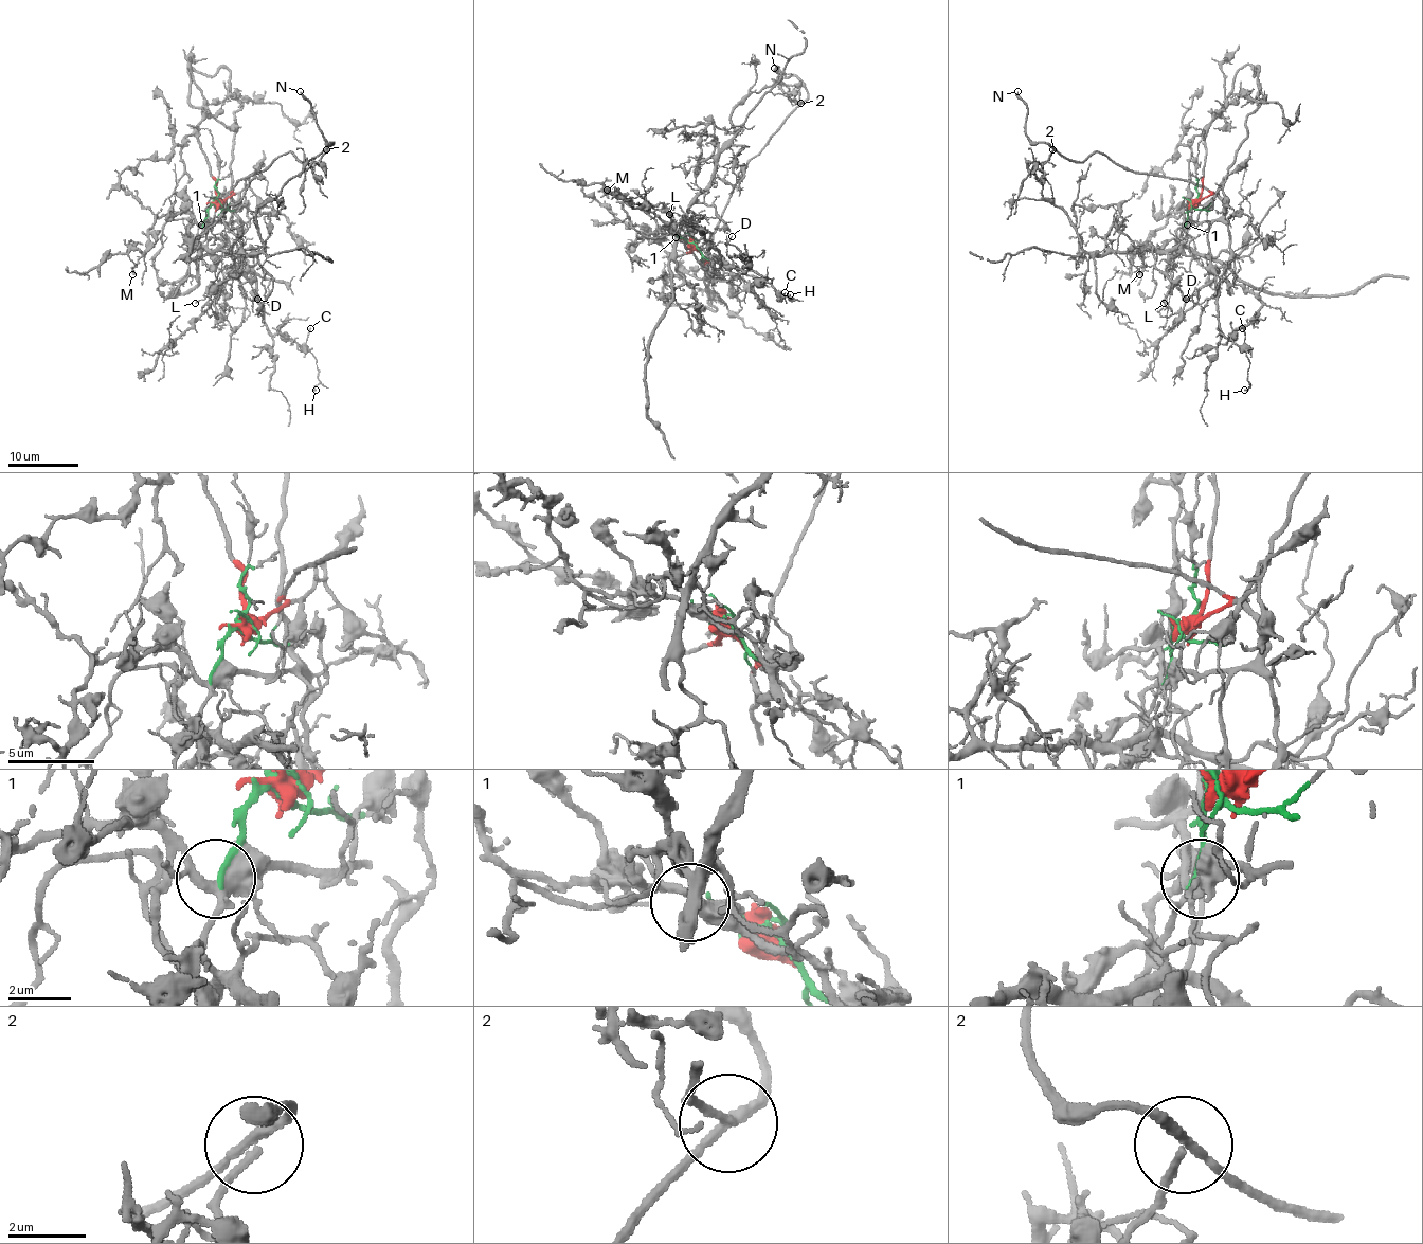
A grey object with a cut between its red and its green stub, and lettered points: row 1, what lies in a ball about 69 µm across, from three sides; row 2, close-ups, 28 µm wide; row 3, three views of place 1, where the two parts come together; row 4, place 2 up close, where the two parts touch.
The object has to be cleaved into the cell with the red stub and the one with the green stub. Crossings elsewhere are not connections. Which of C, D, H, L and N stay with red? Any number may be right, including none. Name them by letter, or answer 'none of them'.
C, D, H, L, N

